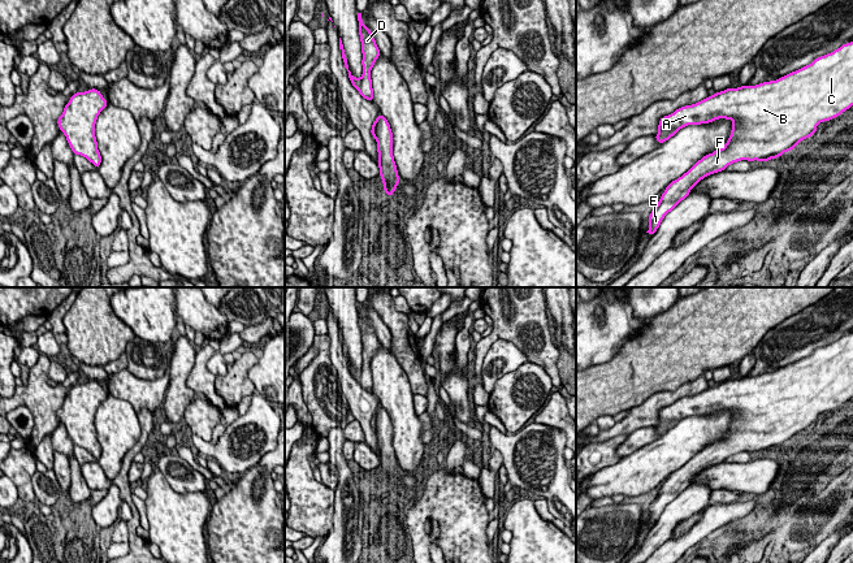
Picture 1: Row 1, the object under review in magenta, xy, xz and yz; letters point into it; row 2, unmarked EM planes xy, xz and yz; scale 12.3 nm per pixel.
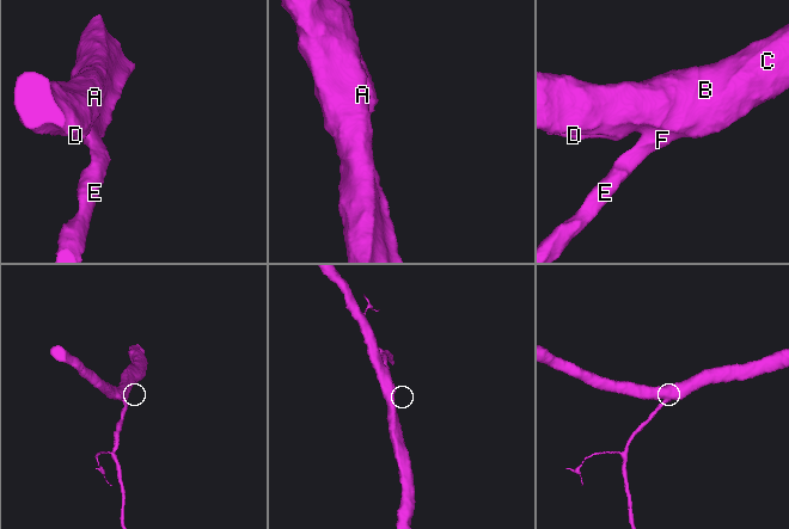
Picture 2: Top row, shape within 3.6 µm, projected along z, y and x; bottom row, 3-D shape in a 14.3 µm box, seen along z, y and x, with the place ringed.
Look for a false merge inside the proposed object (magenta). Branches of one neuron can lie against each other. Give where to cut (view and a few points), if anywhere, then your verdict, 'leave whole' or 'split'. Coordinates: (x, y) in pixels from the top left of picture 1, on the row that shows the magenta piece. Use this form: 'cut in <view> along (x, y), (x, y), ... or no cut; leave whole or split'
no cut; leave whole

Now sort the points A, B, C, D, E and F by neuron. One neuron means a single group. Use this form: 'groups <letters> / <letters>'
groups A B C D E F

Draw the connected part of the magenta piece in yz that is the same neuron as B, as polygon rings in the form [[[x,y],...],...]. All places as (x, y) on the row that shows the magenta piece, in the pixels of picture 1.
[[[853,42],[843,44],[831,53],[817,57],[811,64],[788,73],[776,81],[755,86],[740,86],[715,92],[713,96],[676,109],[659,120],[659,144],[688,125],[709,124],[719,118],[732,120],[732,130],[726,146],[698,160],[687,173],[672,181],[649,215],[649,235],[654,235],[664,216],[671,212],[705,177],[724,170],[728,165],[748,160],[761,163],[780,157],[792,151],[802,139],[817,133],[823,121],[839,117],[853,105]]]

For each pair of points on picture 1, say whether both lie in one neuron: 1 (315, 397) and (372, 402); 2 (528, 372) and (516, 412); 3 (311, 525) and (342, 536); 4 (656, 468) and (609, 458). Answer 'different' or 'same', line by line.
1: different
2: same
3: different
4: different

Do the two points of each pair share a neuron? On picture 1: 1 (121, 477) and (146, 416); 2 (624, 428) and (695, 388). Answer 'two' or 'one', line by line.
1: one
2: one

